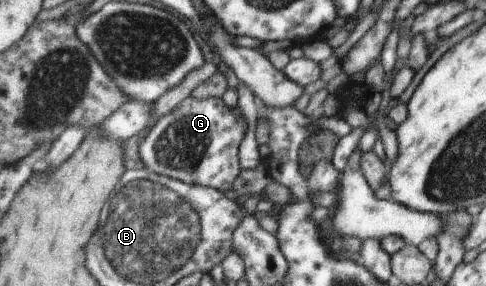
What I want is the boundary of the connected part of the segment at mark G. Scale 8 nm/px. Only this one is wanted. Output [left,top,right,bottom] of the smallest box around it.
[139,97,247,192]

